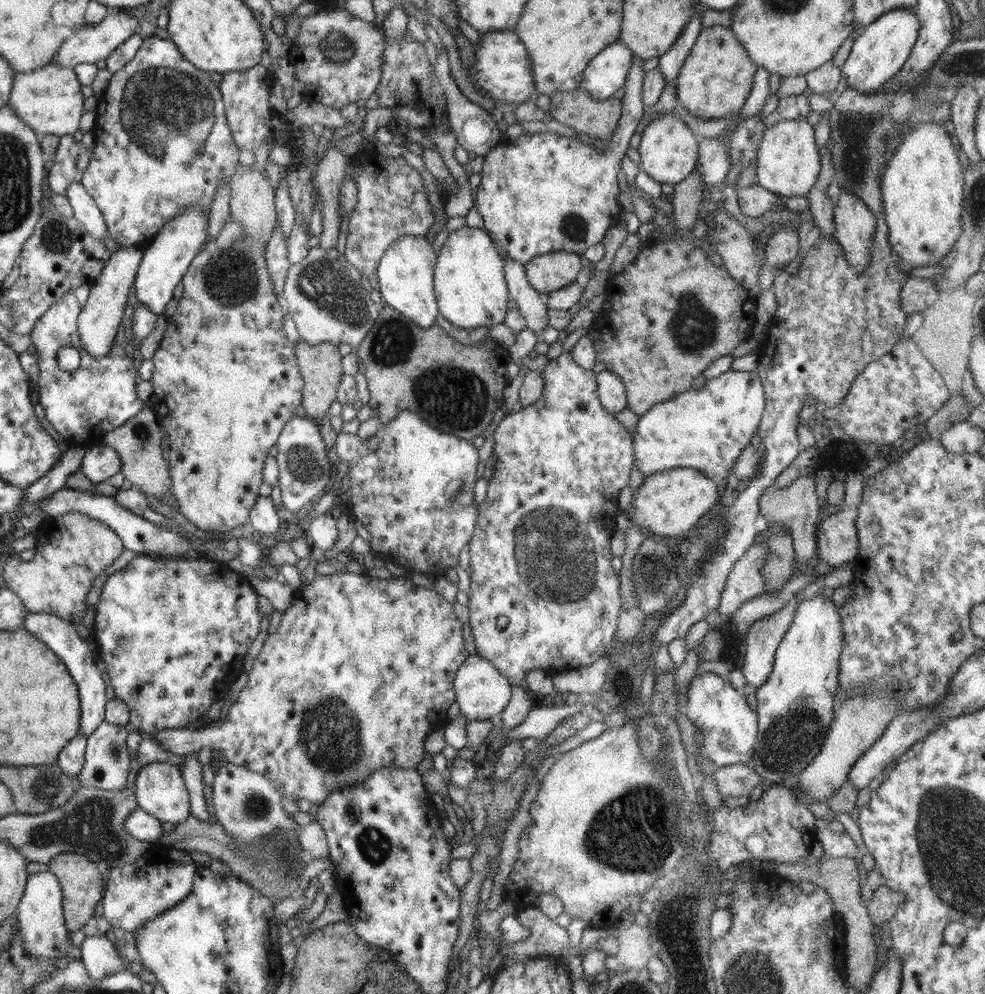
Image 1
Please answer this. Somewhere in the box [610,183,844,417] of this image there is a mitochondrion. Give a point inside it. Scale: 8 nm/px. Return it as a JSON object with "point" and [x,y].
{"point":[694,328]}

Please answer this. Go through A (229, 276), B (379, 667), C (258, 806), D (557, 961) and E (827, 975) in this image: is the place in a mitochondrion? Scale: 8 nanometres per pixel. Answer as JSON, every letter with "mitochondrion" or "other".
{"A":"mitochondrion","B":"other","C":"mitochondrion","D":"other","E":"other"}

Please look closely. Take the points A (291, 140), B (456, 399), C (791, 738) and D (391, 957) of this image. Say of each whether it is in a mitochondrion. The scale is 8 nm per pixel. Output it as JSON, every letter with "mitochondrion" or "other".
{"A":"other","B":"mitochondrion","C":"mitochondrion","D":"other"}

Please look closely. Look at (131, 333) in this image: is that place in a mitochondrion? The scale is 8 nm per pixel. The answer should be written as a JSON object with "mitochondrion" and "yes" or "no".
{"mitochondrion":"no"}

